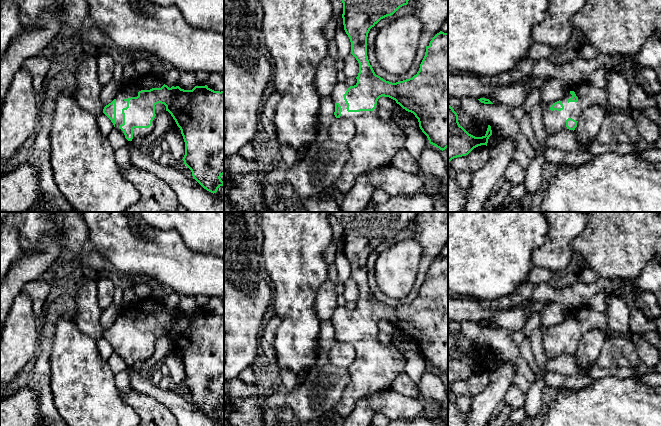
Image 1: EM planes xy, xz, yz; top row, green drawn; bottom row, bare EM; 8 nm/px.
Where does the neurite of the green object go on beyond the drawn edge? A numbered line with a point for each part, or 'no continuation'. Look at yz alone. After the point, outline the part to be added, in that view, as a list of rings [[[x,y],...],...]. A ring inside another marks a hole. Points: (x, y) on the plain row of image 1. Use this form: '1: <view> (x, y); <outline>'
1: yz (554, 345); [[[589,306],[570,309],[567,318],[564,319],[560,325],[564,330],[564,333],[561,335],[551,335],[550,331],[553,329],[553,327],[543,329],[543,348],[548,359],[554,359],[567,353],[566,344],[568,342],[578,345],[581,337],[593,328],[603,330],[606,333],[606,337],[613,336],[612,332],[608,329],[605,314],[595,312]],[[571,315],[574,315],[578,321],[577,326],[567,325],[572,321],[570,318]]]

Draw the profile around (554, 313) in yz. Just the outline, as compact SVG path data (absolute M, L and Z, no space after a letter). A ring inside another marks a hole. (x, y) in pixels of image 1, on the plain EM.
M549 302L539 313L543 329L552 328L563 322L569 314L569 308L559 302Z

